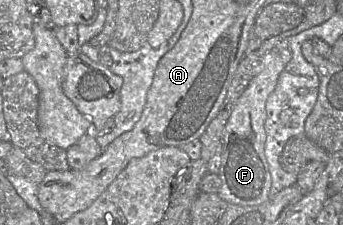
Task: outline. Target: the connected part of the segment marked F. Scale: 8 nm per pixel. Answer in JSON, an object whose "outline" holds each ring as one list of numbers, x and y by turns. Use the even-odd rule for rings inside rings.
{"outline":[[274,48,262,57,263,69,249,83,235,103,222,135,221,165,218,175,221,187,218,196,224,201,254,206,264,203,270,197,271,175,265,157,266,102,274,92,280,73,292,58,290,50,276,51]]}

